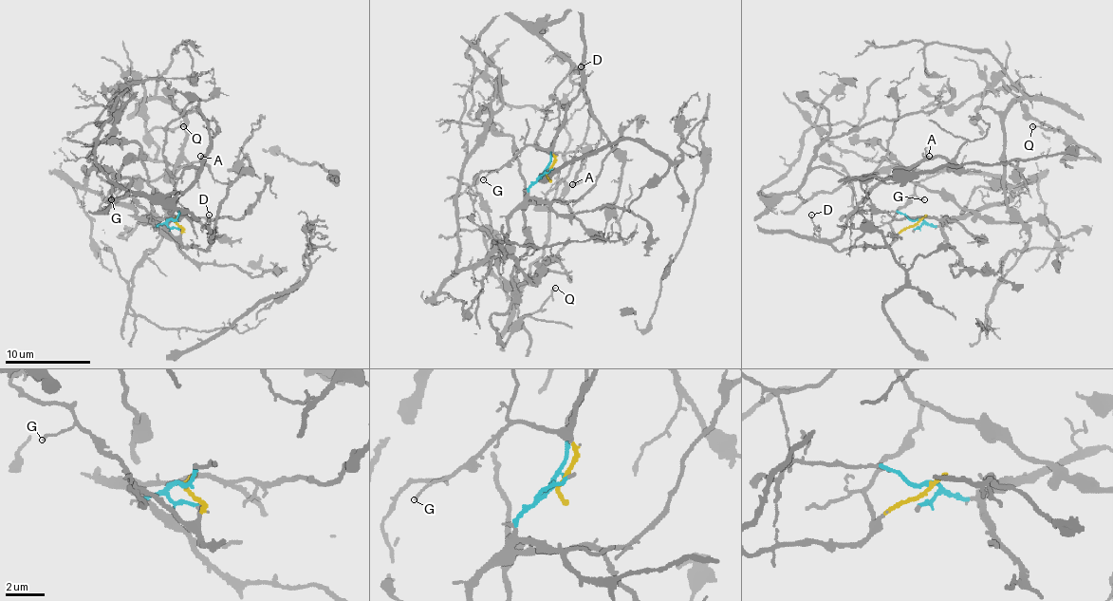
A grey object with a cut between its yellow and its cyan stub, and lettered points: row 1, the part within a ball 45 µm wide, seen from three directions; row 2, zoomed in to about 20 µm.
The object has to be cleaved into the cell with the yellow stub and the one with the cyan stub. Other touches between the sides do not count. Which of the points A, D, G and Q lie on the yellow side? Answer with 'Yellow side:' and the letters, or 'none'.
Yellow side: A, D, G

